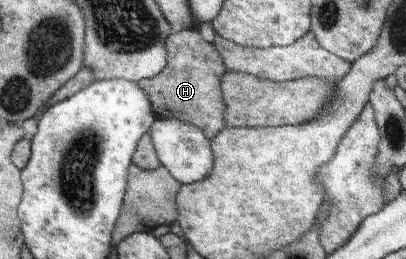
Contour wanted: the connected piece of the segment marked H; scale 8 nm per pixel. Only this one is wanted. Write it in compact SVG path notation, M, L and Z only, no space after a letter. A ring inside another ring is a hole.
M195 28L167 36L165 69L157 77L141 80L136 84L148 95L157 118L175 118L190 123L198 127L211 141L226 127L221 80L227 71L215 46L205 41Z

